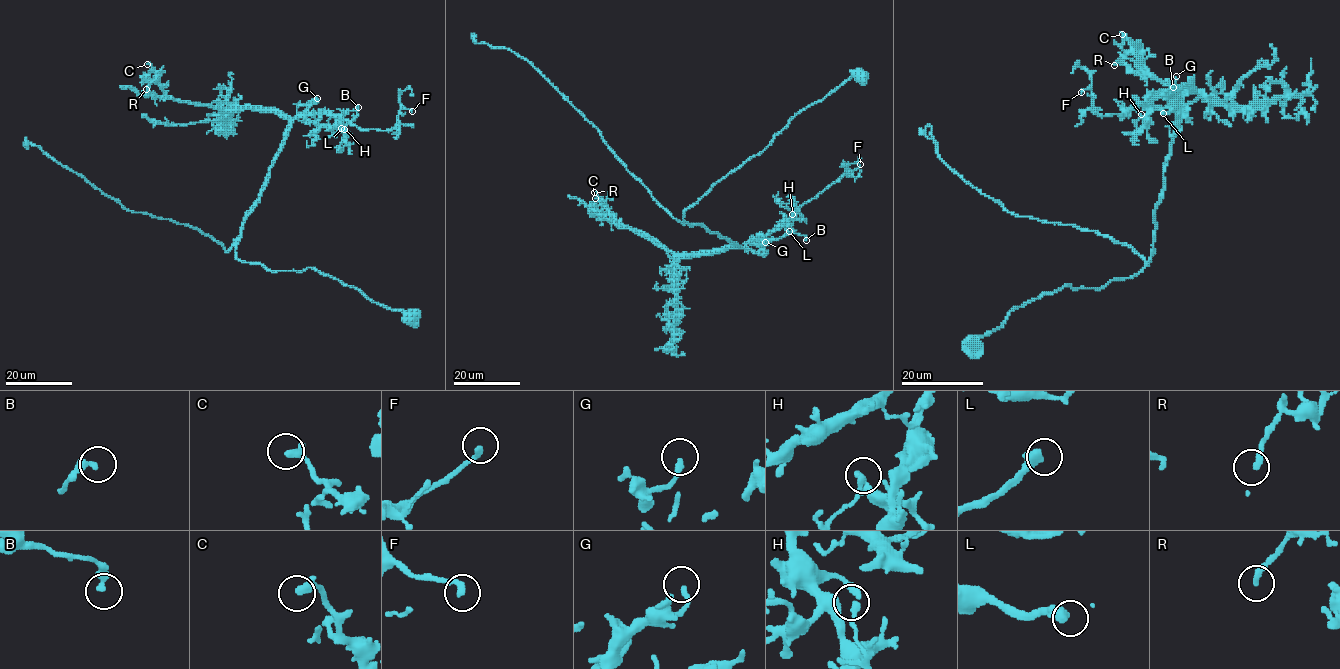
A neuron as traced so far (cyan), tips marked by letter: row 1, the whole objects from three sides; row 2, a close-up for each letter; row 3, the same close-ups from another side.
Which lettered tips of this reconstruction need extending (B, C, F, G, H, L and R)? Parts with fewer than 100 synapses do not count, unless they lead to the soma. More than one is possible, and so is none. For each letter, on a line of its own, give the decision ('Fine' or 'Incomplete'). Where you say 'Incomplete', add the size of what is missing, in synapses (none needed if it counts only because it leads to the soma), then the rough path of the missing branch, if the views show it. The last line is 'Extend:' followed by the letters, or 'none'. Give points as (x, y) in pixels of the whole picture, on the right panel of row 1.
B: Fine
C: Fine
F: Fine
G: Fine
H: Fine
L: Incomplete. Roughly 110 synapses. Course of what is missing: (1163, 113), (1161, 120), (1167, 142), (1156, 158)
R: Fine
Extend: L

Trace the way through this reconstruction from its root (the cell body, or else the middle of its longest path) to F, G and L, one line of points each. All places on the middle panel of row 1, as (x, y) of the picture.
F: (860, 76), (800, 110), (762, 151), (690, 205), (683, 220), (744, 247), (777, 230), (860, 164)
G: (860, 76), (800, 110), (762, 151), (684, 212), (687, 224), (742, 247), (755, 237), (765, 242)
L: (860, 76), (800, 110), (762, 151), (719, 179), (683, 217), (742, 247), (776, 240), (789, 231)

